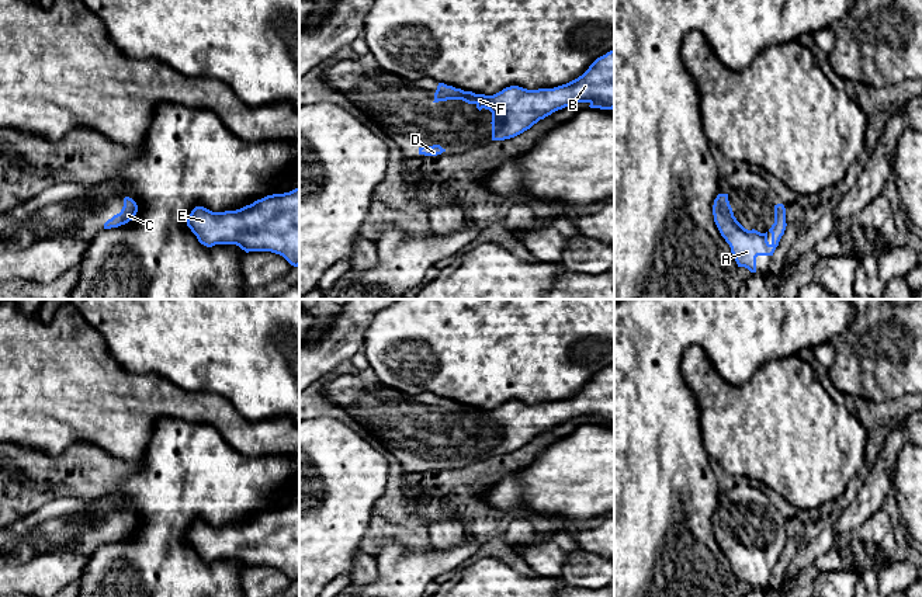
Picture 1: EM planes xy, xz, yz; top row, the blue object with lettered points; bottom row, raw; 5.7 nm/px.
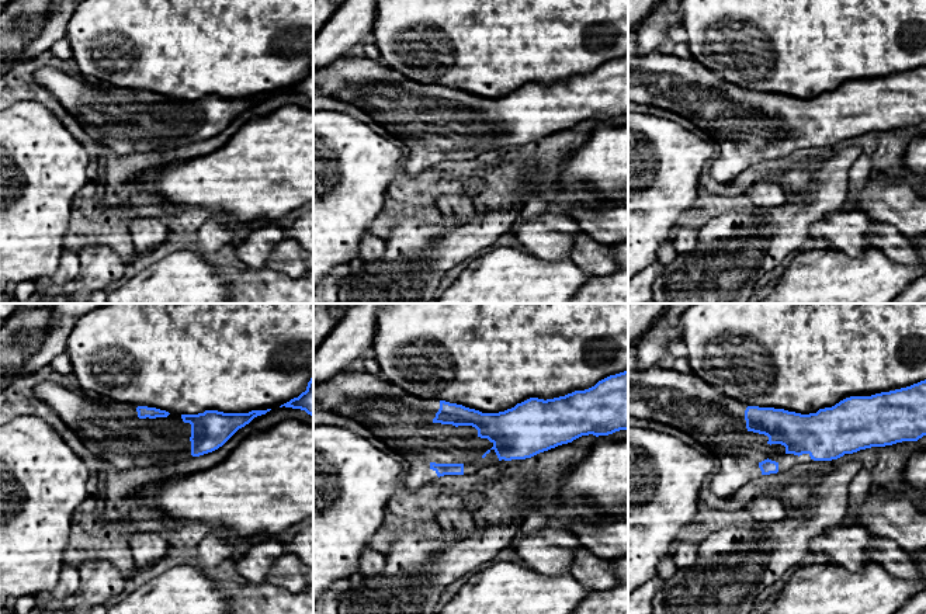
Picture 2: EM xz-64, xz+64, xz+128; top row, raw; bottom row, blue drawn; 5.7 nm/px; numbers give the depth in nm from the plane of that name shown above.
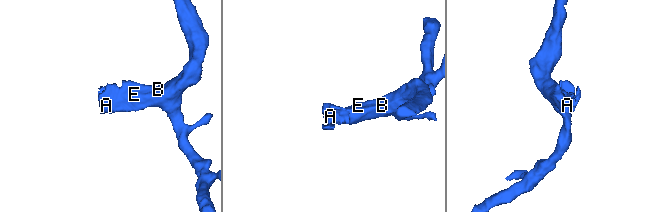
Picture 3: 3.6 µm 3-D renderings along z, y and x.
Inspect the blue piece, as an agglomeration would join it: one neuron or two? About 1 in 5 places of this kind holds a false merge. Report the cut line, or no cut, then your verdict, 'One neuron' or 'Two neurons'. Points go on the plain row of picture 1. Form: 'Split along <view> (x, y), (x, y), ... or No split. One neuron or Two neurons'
No split. One neuron

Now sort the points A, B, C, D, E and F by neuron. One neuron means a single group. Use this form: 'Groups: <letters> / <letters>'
Groups: A B C D E F

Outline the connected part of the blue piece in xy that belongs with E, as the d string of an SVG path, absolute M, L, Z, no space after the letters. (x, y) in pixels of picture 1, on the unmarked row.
M299 503L267 510L236 525L212 527L195 521L187 531L187 541L207 562L236 559L246 568L271 566L283 570L291 580L299 580Z

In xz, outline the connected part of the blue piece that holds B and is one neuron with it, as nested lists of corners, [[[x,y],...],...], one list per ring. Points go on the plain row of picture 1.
[[[614,365],[597,372],[578,393],[554,402],[527,405],[510,400],[493,410],[464,406],[439,398],[434,416],[462,414],[492,427],[492,455],[514,452],[565,421],[589,417],[590,423],[614,423]]]

